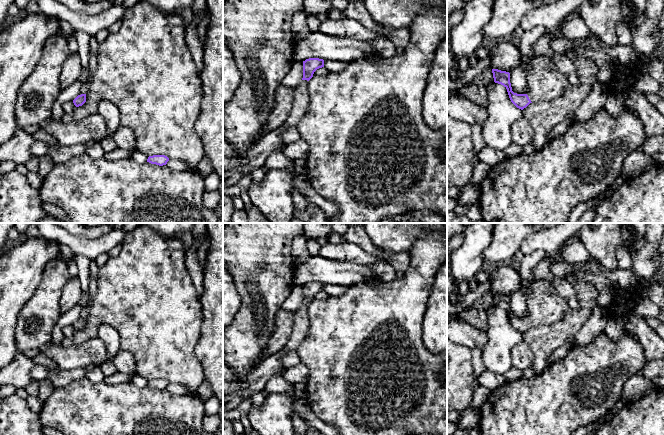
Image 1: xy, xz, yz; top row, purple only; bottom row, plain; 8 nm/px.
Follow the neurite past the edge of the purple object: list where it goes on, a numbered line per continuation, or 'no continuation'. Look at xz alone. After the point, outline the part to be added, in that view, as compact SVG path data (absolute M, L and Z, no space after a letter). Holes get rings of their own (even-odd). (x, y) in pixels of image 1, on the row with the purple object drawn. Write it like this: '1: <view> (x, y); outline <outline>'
1: xz (255, 159); outline M302 80L295 88L293 106L285 123L278 129L261 137L261 139L243 157L240 157L242 167L223 172L223 188L236 185L248 172L264 168L267 157L277 150L282 150L284 143L282 133L296 127L309 105L308 81Z

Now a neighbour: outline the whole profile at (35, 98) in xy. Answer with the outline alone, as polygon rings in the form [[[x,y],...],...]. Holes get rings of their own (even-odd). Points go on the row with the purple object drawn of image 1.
[[[61,33],[51,36],[45,42],[39,62],[17,93],[15,116],[19,127],[36,125],[51,119],[53,104],[62,90],[60,75],[63,63],[70,54],[67,39]]]

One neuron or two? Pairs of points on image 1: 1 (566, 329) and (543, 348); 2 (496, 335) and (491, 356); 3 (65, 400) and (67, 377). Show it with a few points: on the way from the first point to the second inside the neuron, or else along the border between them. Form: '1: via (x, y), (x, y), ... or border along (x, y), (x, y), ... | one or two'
1: via (560, 333), (549, 342) | one
2: via (496, 340), (496, 351) | one
3: border along (84, 376), (73, 380), (67, 385), (55, 388) | two

